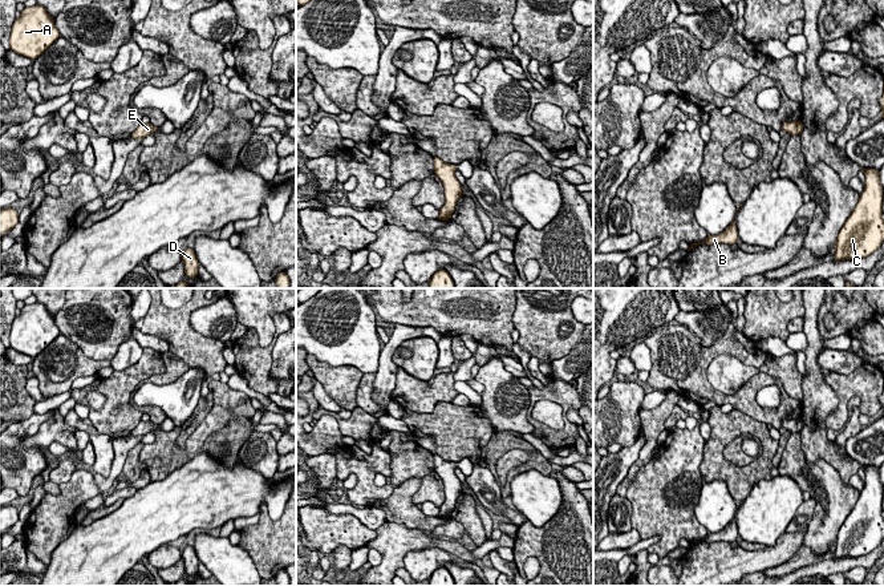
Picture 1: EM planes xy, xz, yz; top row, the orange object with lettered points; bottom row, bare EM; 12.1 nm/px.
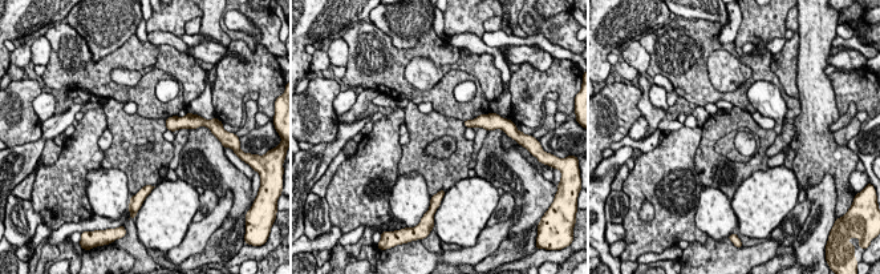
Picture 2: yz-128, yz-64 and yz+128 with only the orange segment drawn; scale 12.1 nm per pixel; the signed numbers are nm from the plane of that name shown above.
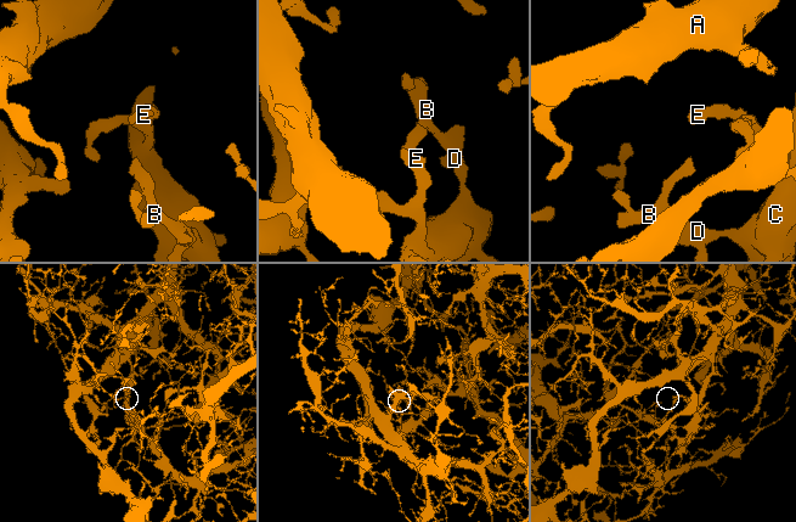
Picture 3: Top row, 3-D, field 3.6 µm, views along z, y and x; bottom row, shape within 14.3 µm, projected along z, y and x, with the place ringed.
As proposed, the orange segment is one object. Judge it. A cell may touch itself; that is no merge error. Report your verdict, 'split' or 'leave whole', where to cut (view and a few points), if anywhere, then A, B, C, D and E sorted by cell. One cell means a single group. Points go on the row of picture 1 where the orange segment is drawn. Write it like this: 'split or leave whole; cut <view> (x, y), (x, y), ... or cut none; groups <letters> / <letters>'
leave whole; cut none; groups A B C D E

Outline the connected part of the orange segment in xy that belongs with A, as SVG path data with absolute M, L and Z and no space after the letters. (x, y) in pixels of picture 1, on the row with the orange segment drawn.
M36 4L25 7L20 12L20 17L15 20L9 36L9 48L17 54L36 60L58 37L61 35L54 25L54 19L44 7Z

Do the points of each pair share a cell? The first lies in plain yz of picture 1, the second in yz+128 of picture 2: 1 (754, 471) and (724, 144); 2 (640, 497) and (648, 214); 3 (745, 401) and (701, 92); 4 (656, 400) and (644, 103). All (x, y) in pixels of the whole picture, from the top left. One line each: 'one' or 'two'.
1: two
2: two
3: one
4: two

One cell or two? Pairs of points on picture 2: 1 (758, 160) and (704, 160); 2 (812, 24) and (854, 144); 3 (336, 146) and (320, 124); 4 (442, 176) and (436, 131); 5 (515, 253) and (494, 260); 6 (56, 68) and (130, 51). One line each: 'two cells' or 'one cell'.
1: one cell
2: two cells
3: two cells
4: one cell
5: one cell
6: one cell

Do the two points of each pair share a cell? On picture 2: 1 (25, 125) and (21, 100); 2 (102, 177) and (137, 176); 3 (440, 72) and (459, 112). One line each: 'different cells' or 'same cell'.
1: same cell
2: different cells
3: different cells

